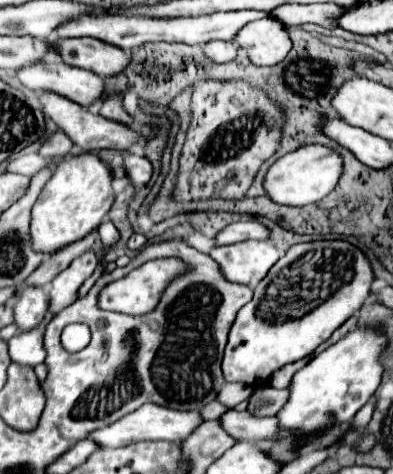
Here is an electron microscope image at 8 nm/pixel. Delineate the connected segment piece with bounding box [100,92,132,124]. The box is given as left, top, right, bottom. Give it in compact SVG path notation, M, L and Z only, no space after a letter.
M114 92L112 96L108 96L100 108L100 114L104 118L110 118L110 120L116 120L116 122L128 122L132 124L132 116L124 110L122 106L122 94L120 92Z

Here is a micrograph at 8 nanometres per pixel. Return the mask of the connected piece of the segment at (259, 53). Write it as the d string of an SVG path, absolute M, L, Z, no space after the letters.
M276 18L250 22L236 36L236 44L248 54L248 58L256 66L274 66L282 62L292 48L286 26Z

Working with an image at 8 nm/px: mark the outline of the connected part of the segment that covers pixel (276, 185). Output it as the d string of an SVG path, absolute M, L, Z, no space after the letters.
M308 144L276 160L266 174L264 188L274 202L280 202L286 206L304 206L328 196L338 184L342 170L344 170L344 160L338 150L324 144Z

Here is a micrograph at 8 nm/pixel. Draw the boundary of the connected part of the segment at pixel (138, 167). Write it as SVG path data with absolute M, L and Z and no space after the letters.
M128 156L126 172L134 184L146 184L152 178L152 164L144 156Z

